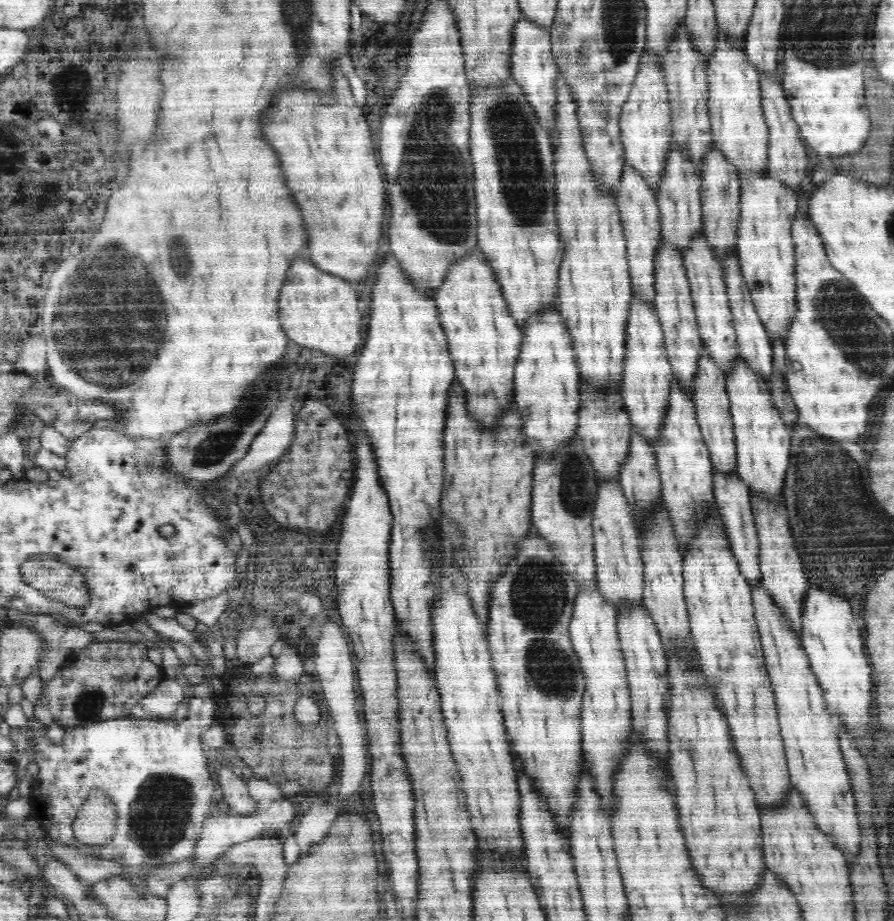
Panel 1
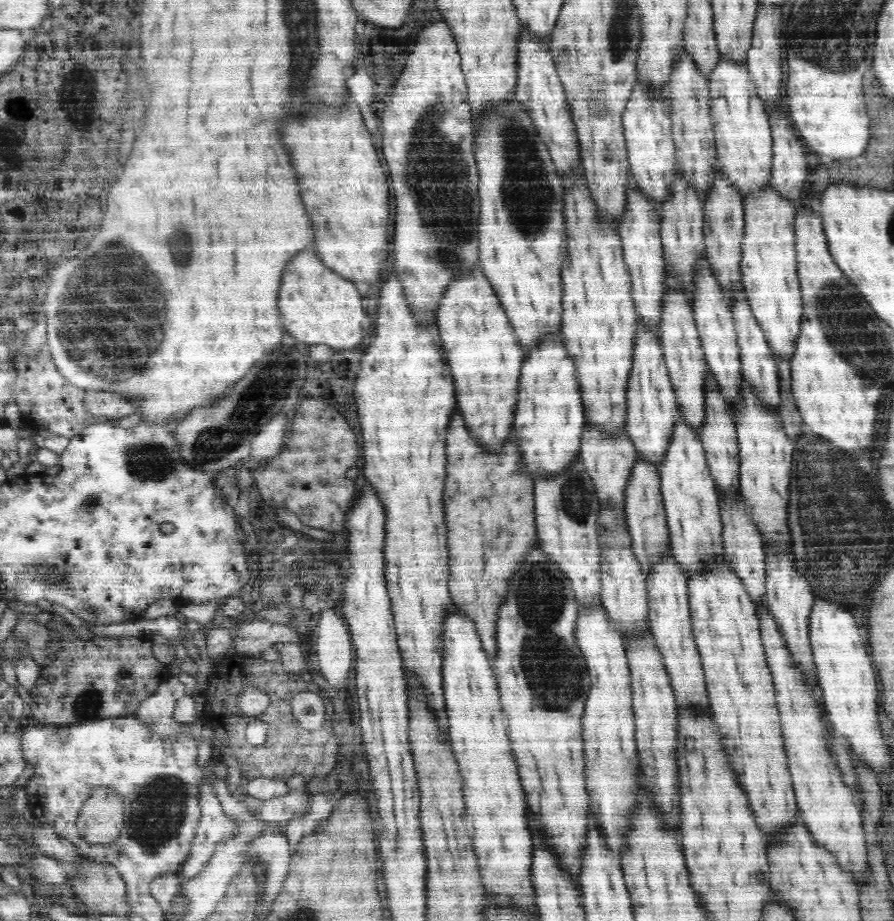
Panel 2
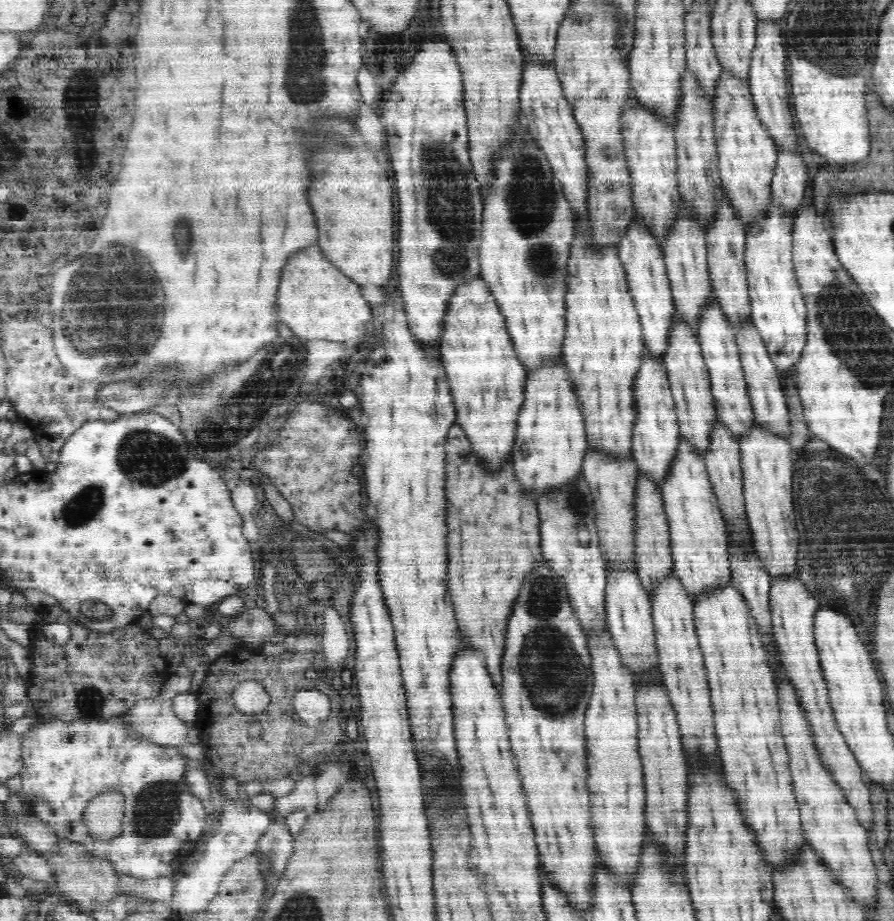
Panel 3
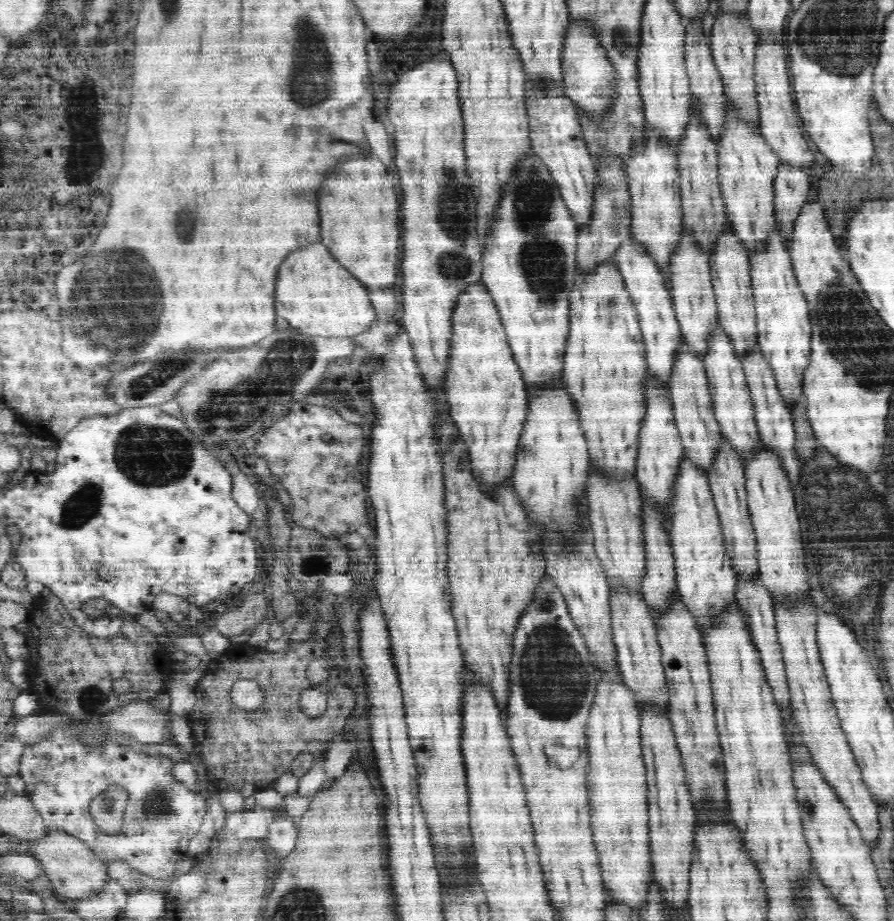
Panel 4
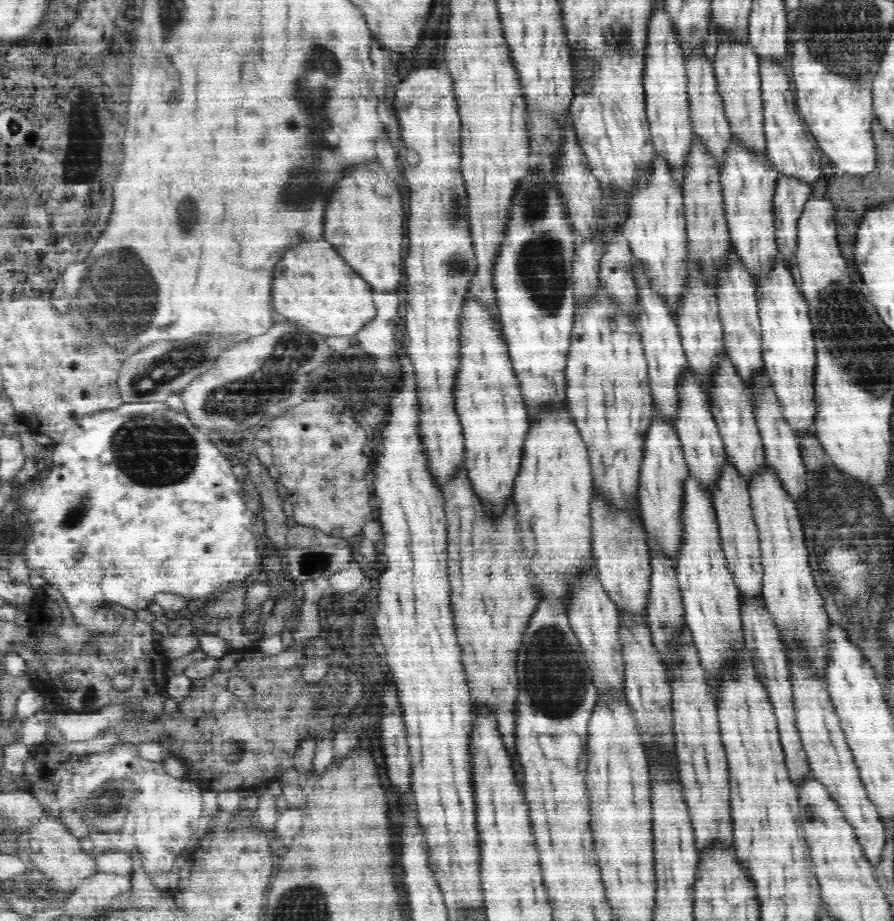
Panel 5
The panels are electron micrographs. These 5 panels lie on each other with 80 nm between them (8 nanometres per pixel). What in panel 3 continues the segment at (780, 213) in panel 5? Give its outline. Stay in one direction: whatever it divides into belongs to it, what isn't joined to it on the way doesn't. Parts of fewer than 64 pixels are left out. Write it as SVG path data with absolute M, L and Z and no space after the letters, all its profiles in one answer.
M777 150L778 160L775 176L771 182L773 202L786 217L792 217L802 208L802 198L808 178L812 177L812 168L792 152Z

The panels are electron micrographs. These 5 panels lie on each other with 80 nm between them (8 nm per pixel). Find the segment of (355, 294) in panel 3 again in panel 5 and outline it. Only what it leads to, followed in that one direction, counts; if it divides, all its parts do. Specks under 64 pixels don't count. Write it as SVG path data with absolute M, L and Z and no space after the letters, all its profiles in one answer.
M316 239L316 242L304 242L296 248L288 250L284 258L276 263L274 270L274 286L272 286L272 306L278 314L286 316L286 320L304 326L310 332L322 336L344 335L350 336L364 328L376 316L376 307L372 300L372 290L354 267L348 266L342 255L336 254L338 249L327 239Z

